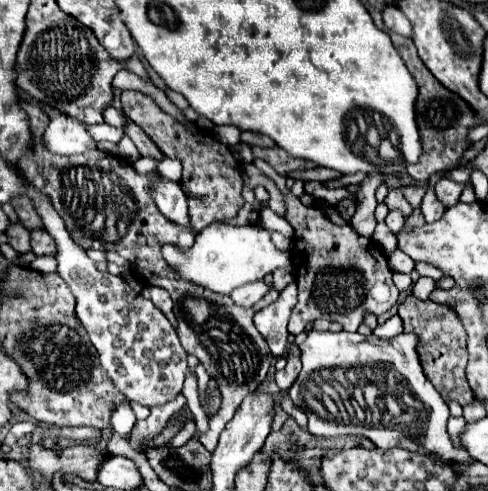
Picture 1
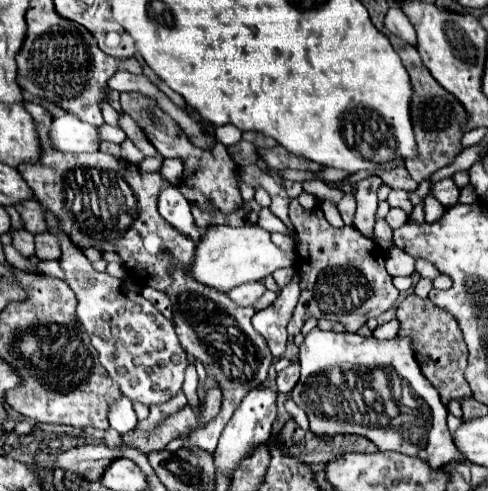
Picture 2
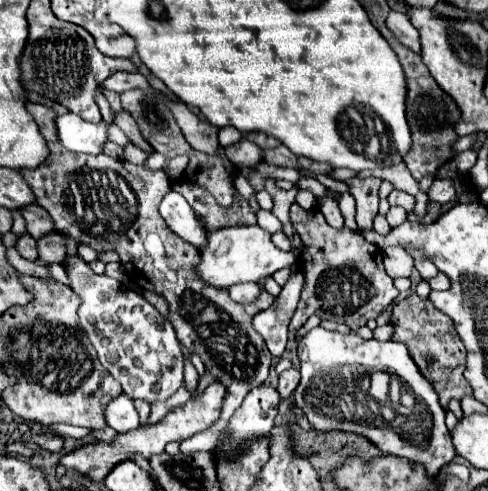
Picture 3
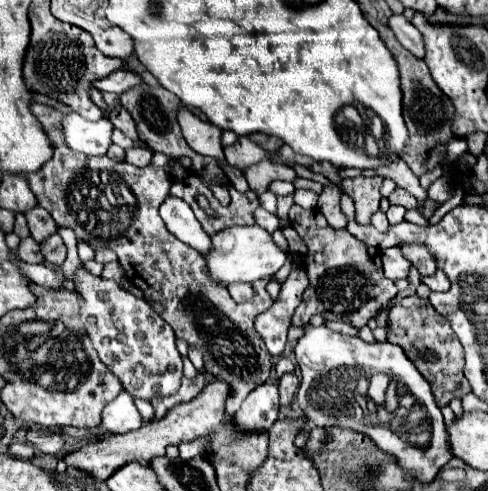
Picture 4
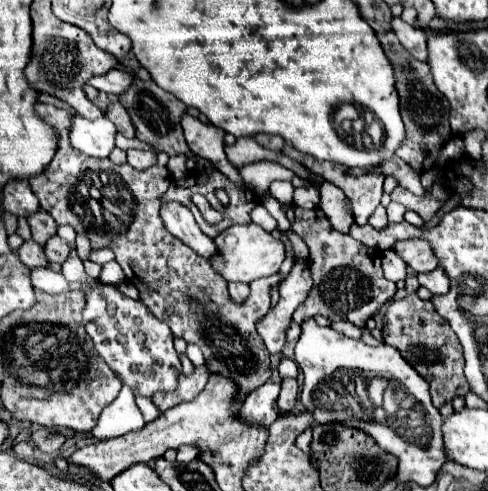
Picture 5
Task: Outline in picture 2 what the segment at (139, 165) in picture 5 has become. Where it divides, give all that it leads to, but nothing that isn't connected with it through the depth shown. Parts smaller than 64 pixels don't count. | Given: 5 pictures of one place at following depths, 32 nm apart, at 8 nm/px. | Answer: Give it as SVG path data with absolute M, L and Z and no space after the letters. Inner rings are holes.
M128 138L120 144L120 150L122 150L122 158L128 160L130 164L138 164L140 160L144 160L144 154Z

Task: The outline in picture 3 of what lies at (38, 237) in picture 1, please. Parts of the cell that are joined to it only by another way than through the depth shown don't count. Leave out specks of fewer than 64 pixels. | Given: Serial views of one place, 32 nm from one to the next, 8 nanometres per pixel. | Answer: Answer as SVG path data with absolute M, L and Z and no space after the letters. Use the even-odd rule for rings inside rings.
M50 232L36 240L38 258L42 262L62 262L64 260L64 238L58 232Z

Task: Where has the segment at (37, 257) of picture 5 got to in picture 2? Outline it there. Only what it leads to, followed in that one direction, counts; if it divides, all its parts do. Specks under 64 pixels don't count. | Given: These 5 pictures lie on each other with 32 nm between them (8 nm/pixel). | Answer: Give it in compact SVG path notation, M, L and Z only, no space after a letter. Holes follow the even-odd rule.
M12 228L10 230L12 234L12 246L22 254L22 256L34 256L34 248L32 248L32 234L24 228Z

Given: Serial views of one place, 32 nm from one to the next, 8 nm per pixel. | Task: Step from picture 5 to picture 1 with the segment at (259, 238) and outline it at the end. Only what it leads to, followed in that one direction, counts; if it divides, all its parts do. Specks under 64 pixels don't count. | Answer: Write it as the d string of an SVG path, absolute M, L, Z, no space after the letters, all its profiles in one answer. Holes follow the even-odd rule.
M212 222L210 226L200 230L190 248L162 244L162 256L170 264L170 268L180 274L182 280L218 294L230 294L234 288L262 280L268 272L292 264L292 254L276 250L268 230L256 228L254 224L232 226L228 222Z

